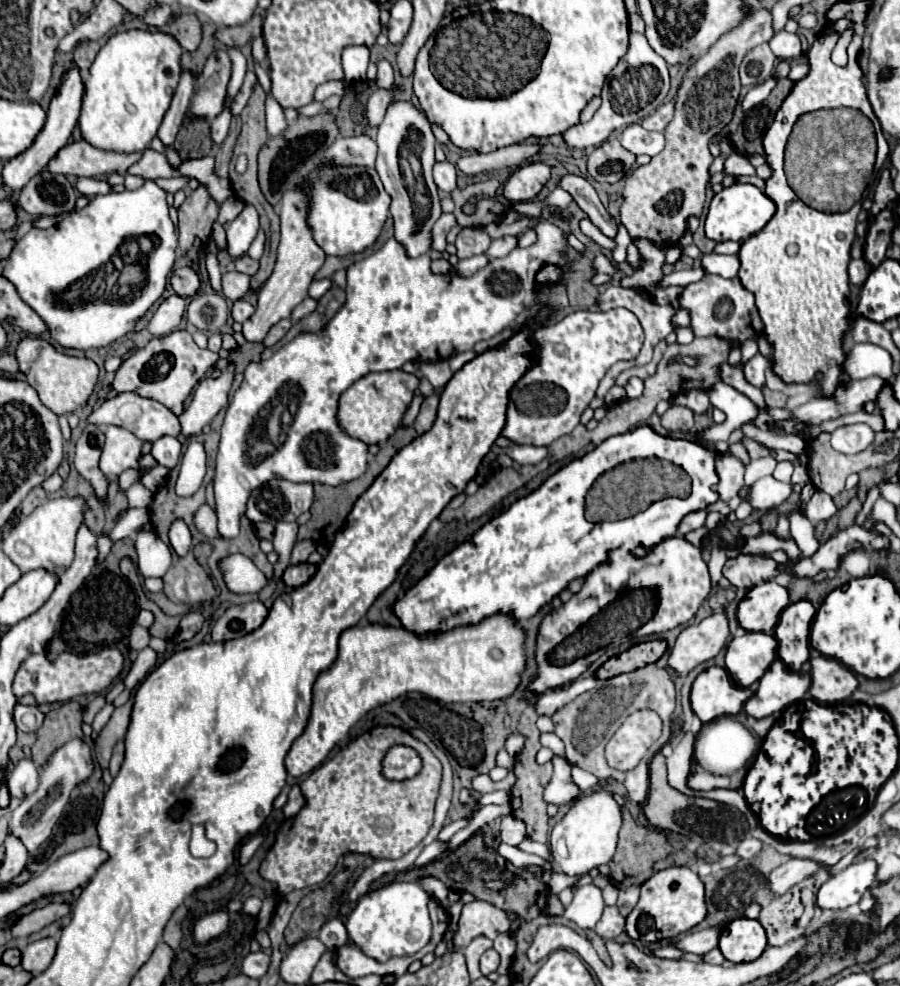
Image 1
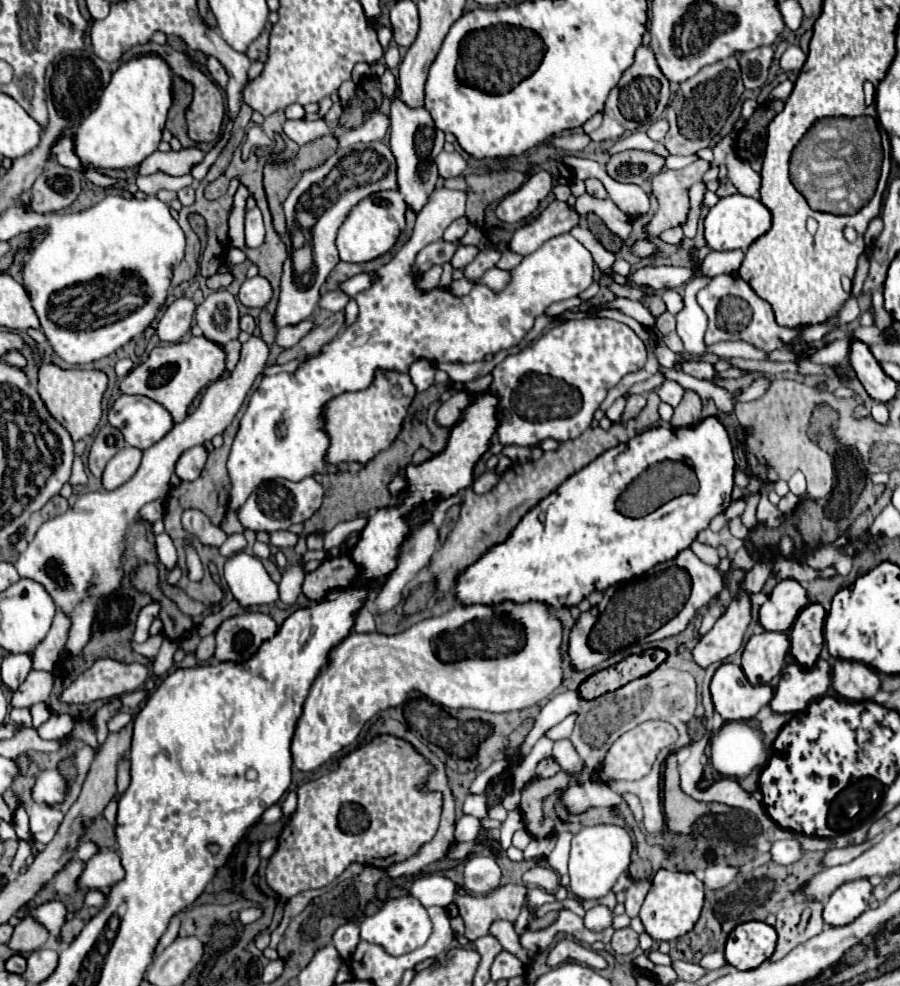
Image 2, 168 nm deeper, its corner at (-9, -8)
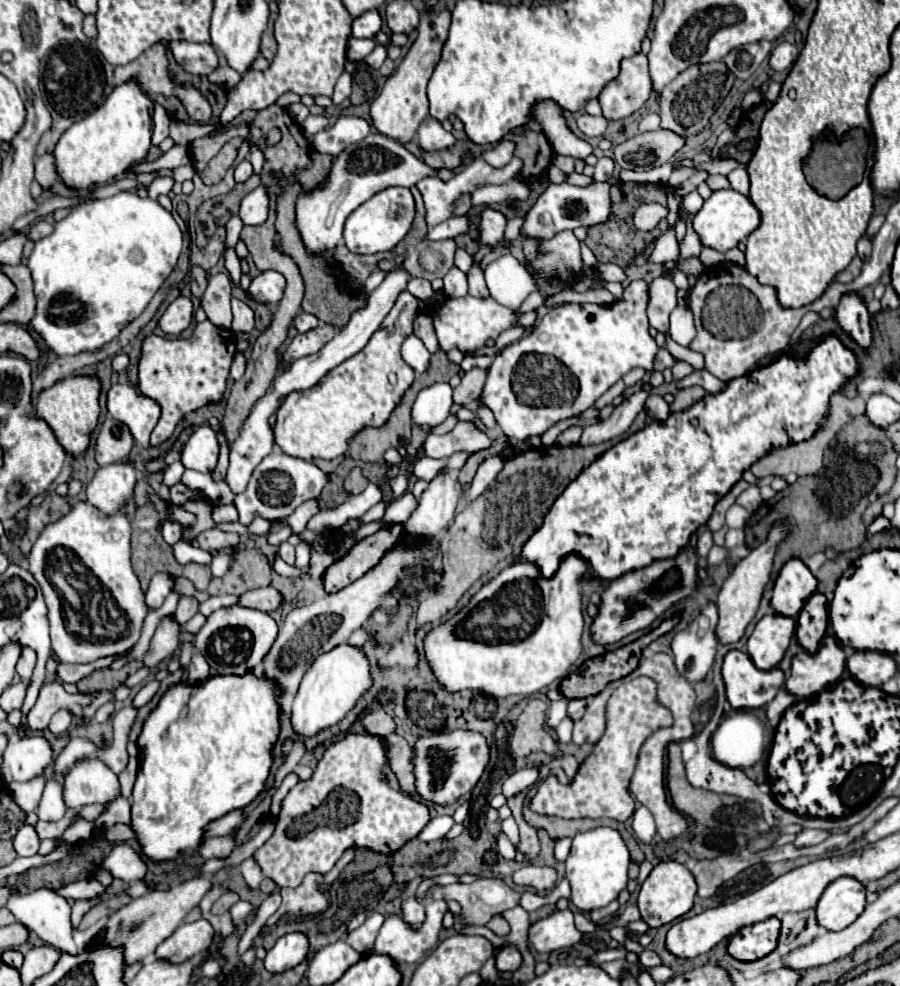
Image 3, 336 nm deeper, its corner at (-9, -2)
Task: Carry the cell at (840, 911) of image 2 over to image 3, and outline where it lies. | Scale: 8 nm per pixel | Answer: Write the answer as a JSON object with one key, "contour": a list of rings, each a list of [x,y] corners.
{"contour":[[[839,877],[823,891],[817,903],[817,923],[829,931],[851,925],[865,909],[865,887],[853,877]]]}

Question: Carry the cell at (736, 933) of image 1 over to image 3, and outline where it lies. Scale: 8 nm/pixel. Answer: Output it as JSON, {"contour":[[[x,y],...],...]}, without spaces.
{"contour":[[[771,917],[759,925],[749,925],[729,939],[729,955],[737,961],[757,961],[777,947],[781,923]]]}

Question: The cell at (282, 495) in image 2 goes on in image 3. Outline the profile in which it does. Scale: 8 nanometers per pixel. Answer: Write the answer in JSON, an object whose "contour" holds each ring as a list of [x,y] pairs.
{"contour":[[[275,449],[255,469],[247,491],[235,497],[239,521],[247,525],[255,517],[287,519],[301,503],[305,503],[307,499],[317,499],[321,489],[325,487],[325,483],[327,483],[327,475],[315,463],[305,461],[305,459],[297,459],[297,457],[287,457],[285,453],[279,453]]]}

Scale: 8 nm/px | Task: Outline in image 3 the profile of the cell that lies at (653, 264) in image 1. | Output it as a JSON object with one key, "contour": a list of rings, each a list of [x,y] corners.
{"contour":[[[601,157],[595,165],[593,179],[595,181],[609,181],[611,175],[613,175],[613,169],[615,169],[615,161],[611,157]]]}

